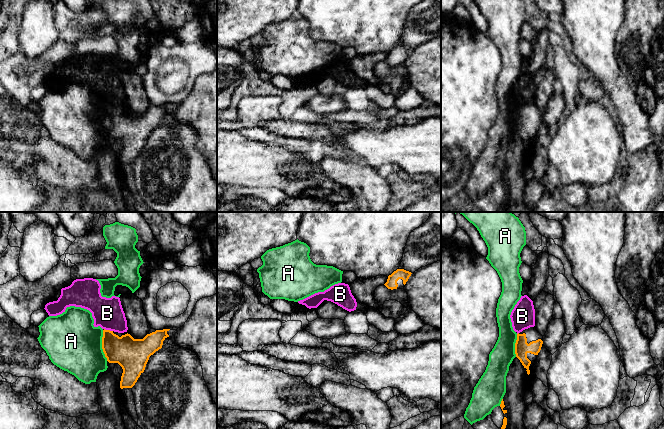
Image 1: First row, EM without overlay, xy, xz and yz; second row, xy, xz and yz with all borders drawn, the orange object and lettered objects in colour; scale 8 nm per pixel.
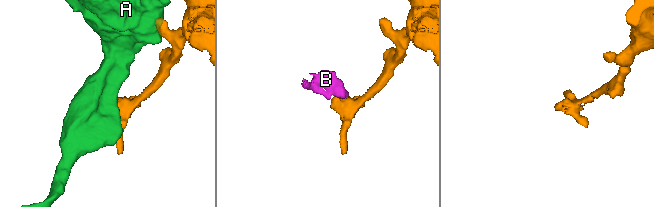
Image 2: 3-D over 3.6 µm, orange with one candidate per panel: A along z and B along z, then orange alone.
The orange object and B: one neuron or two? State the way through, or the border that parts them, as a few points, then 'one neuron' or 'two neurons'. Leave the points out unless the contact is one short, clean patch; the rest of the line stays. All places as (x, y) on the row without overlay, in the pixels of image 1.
border xy (104, 104), (112, 107); two neurons

